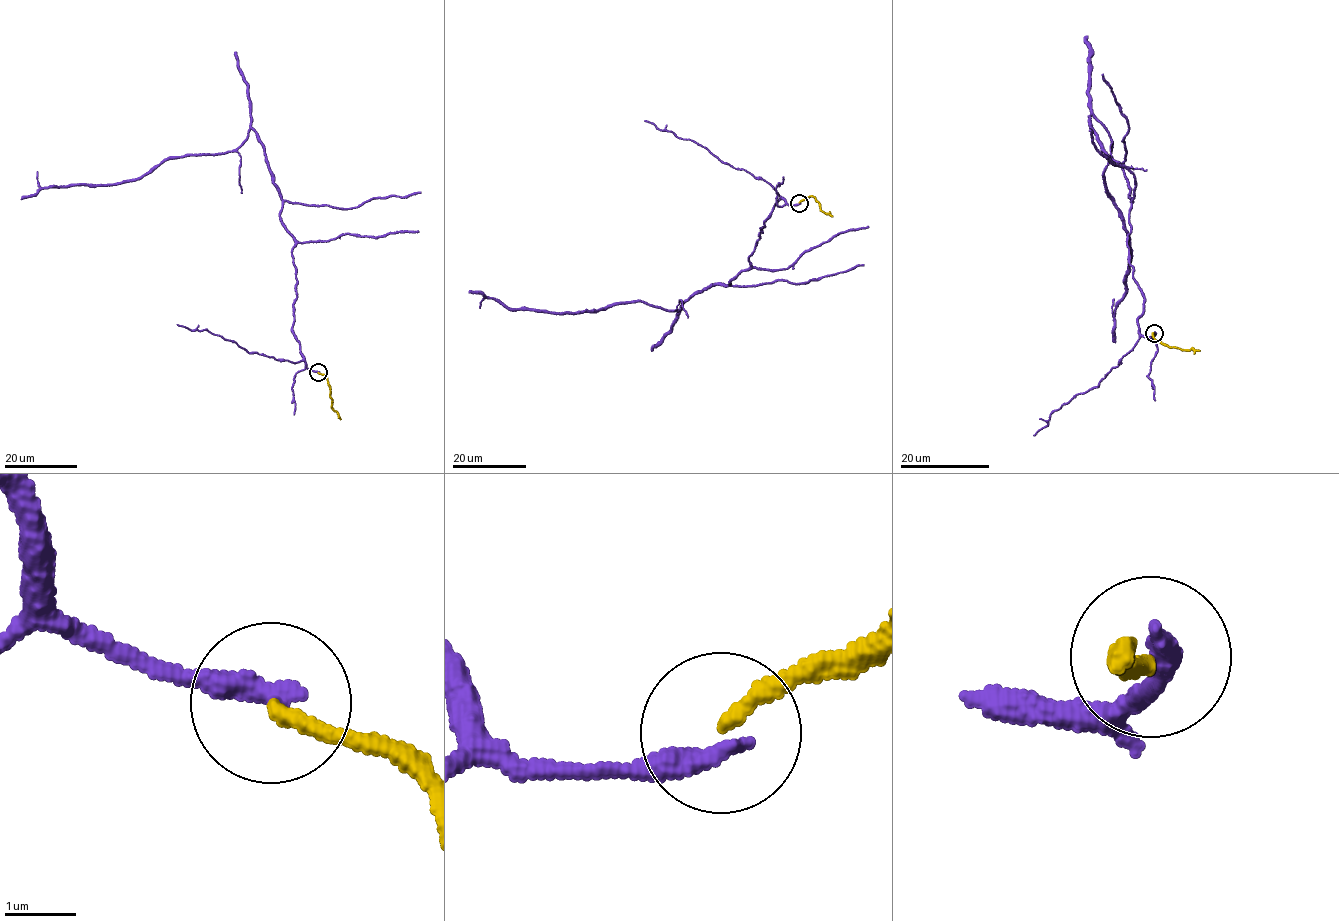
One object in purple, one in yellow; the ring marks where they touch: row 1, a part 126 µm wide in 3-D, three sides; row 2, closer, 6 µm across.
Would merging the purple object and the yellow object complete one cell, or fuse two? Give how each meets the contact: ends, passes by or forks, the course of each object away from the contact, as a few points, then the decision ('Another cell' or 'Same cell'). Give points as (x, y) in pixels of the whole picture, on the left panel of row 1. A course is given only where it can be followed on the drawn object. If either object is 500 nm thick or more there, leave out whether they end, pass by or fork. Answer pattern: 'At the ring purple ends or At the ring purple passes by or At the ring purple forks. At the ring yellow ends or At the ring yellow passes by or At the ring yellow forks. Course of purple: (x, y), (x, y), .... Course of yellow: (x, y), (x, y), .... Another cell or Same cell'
At the ring purple ends. At the ring yellow ends. Course of purple: (317, 372), (292, 330), (295, 238), (251, 128), (235, 149), (171, 156), (129, 181), (43, 187), (21, 199). Course of yellow: (317, 372), (328, 382), (332, 407), (341, 419). Same cell

